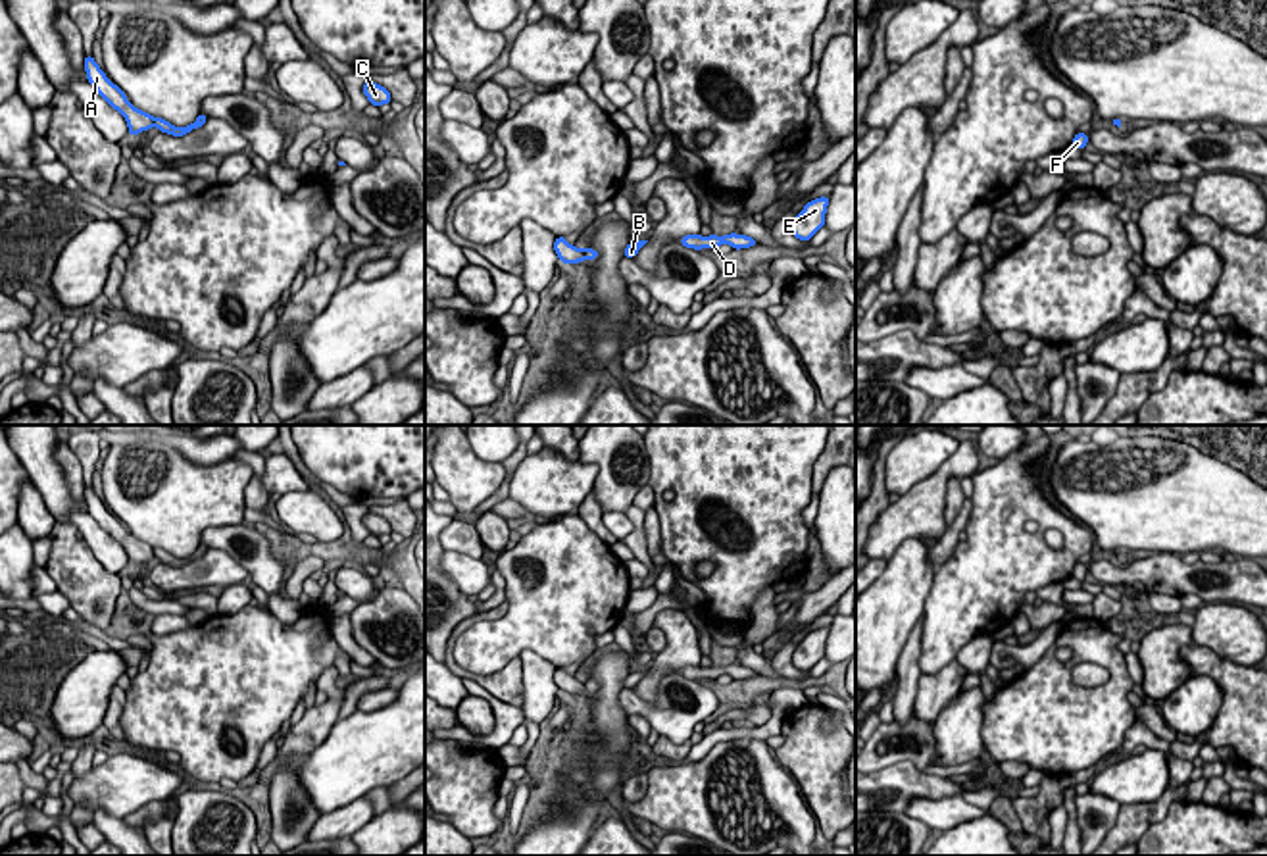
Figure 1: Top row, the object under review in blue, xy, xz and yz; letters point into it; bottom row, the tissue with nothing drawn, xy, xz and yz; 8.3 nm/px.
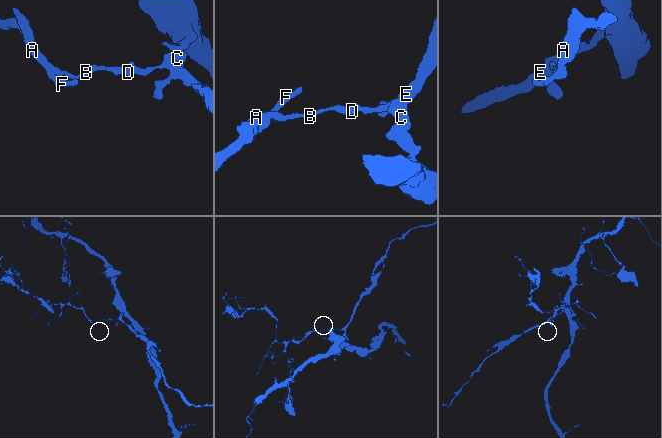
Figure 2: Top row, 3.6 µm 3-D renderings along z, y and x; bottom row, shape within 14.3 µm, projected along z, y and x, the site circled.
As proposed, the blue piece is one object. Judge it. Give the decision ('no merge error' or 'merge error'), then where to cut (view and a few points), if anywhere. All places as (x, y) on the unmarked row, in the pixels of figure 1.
merge error; cut in xy along (152, 549), (154, 554)

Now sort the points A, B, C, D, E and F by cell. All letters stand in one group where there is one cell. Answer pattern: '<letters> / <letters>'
A F / B C D E

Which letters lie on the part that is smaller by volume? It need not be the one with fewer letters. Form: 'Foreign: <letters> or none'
Foreign: A, F

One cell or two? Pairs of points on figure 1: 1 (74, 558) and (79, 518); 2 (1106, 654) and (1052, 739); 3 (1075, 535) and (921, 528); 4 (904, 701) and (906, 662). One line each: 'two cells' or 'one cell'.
1: two cells
2: one cell
3: two cells
4: one cell

